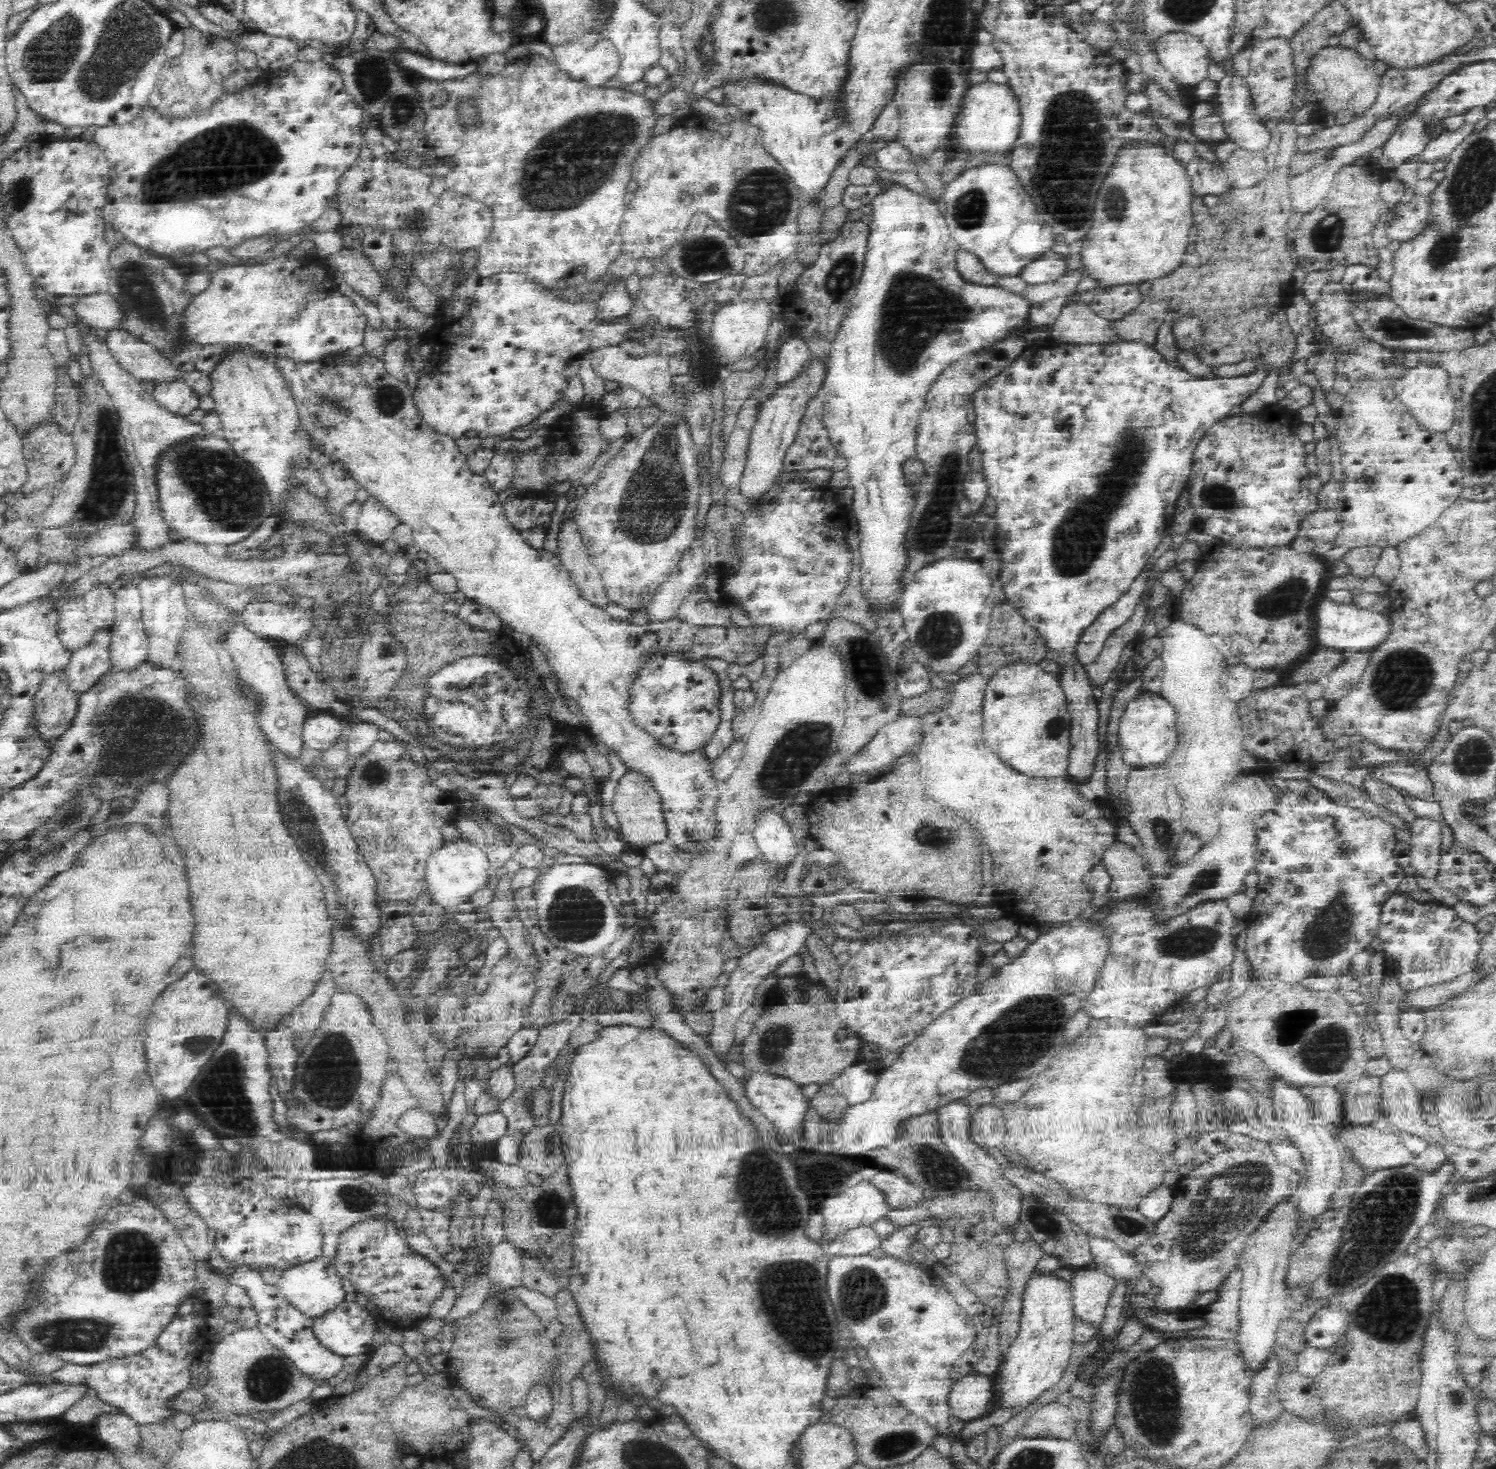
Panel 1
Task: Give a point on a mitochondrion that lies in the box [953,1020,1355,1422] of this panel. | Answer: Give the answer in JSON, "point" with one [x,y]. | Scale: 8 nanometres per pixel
{"point":[1229,1201]}

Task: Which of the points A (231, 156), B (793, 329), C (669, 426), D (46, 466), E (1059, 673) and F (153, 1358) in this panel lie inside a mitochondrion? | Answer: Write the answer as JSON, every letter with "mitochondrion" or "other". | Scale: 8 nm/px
{"A":"mitochondrion","B":"other","C":"mitochondrion","D":"other","E":"other","F":"other"}

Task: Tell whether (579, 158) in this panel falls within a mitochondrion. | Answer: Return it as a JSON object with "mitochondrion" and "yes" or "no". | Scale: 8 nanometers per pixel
{"mitochondrion":"yes"}

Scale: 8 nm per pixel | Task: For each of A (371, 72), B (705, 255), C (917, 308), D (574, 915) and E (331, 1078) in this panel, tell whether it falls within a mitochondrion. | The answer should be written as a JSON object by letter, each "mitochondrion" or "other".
{"A":"mitochondrion","B":"mitochondrion","C":"mitochondrion","D":"mitochondrion","E":"mitochondrion"}

